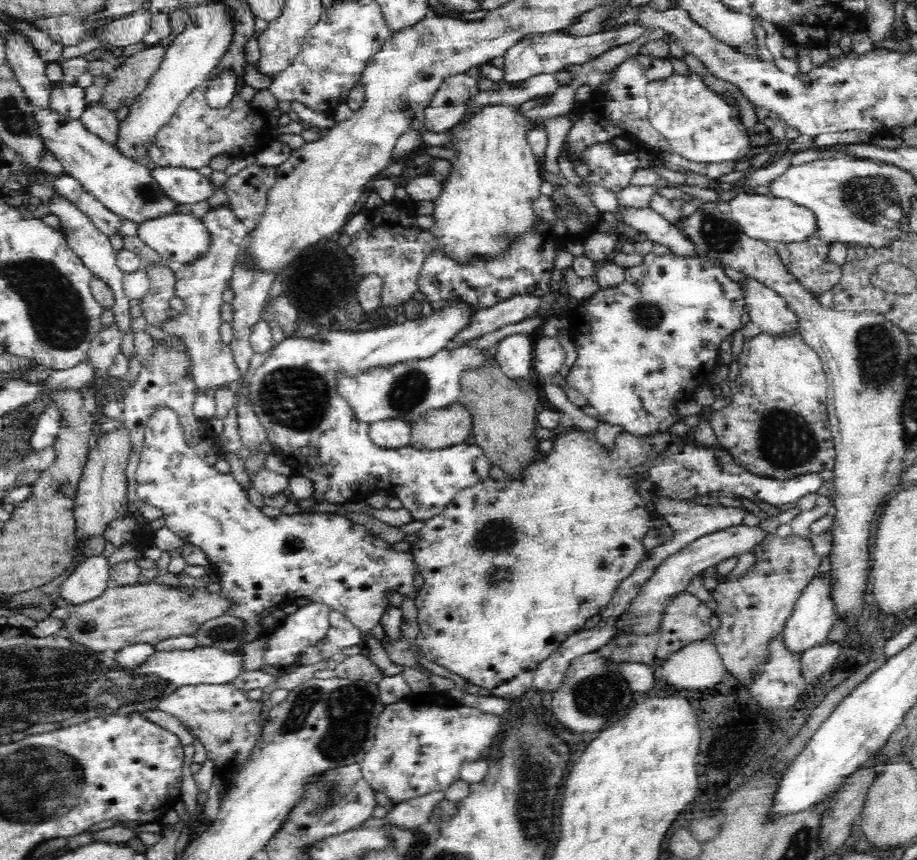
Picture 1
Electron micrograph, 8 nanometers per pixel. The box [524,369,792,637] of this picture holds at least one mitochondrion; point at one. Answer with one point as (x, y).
(634, 622)

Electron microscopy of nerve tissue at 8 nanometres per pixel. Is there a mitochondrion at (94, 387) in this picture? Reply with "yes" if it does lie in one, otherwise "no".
no

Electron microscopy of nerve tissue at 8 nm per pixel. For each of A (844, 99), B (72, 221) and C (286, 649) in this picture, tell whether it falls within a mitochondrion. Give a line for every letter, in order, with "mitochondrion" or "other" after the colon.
A: other
B: other
C: other

